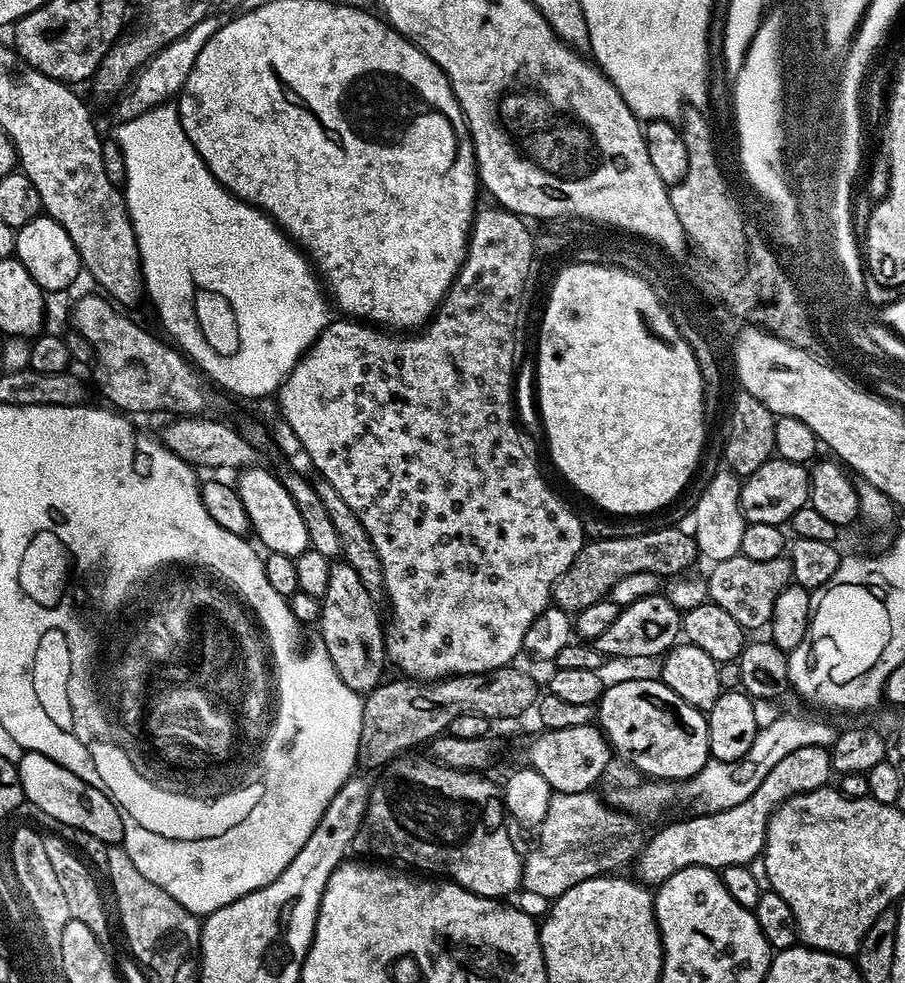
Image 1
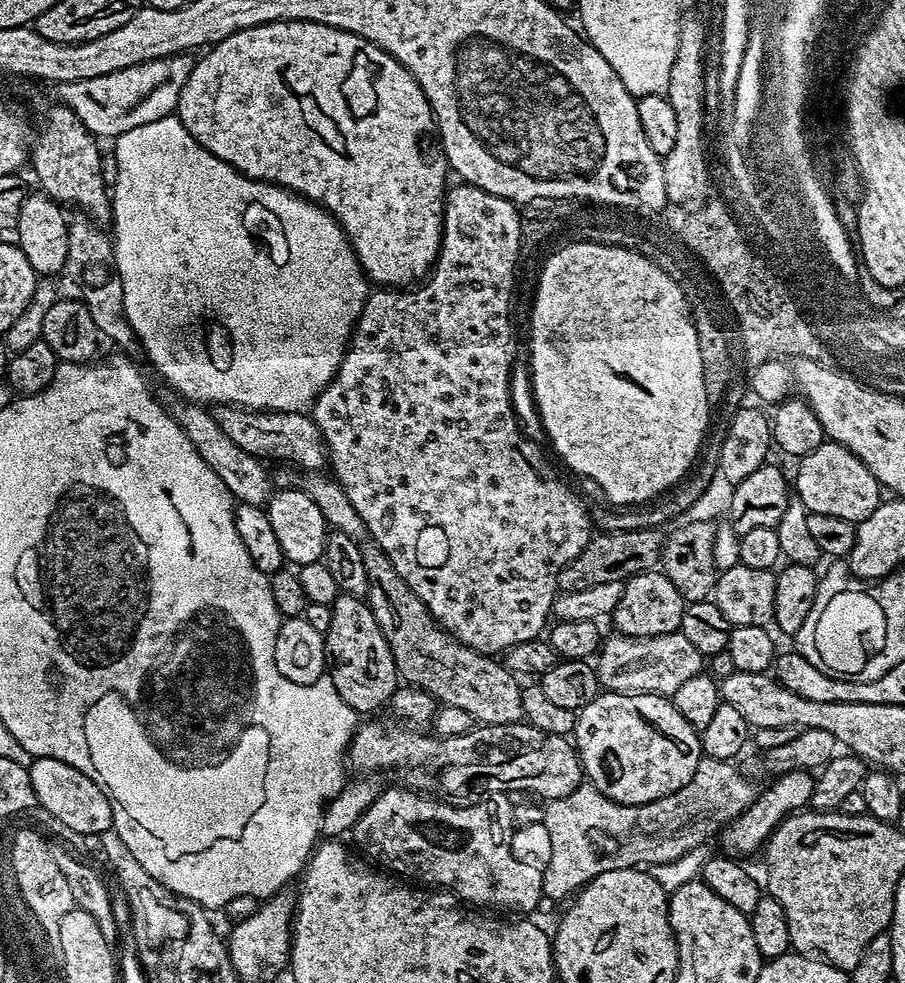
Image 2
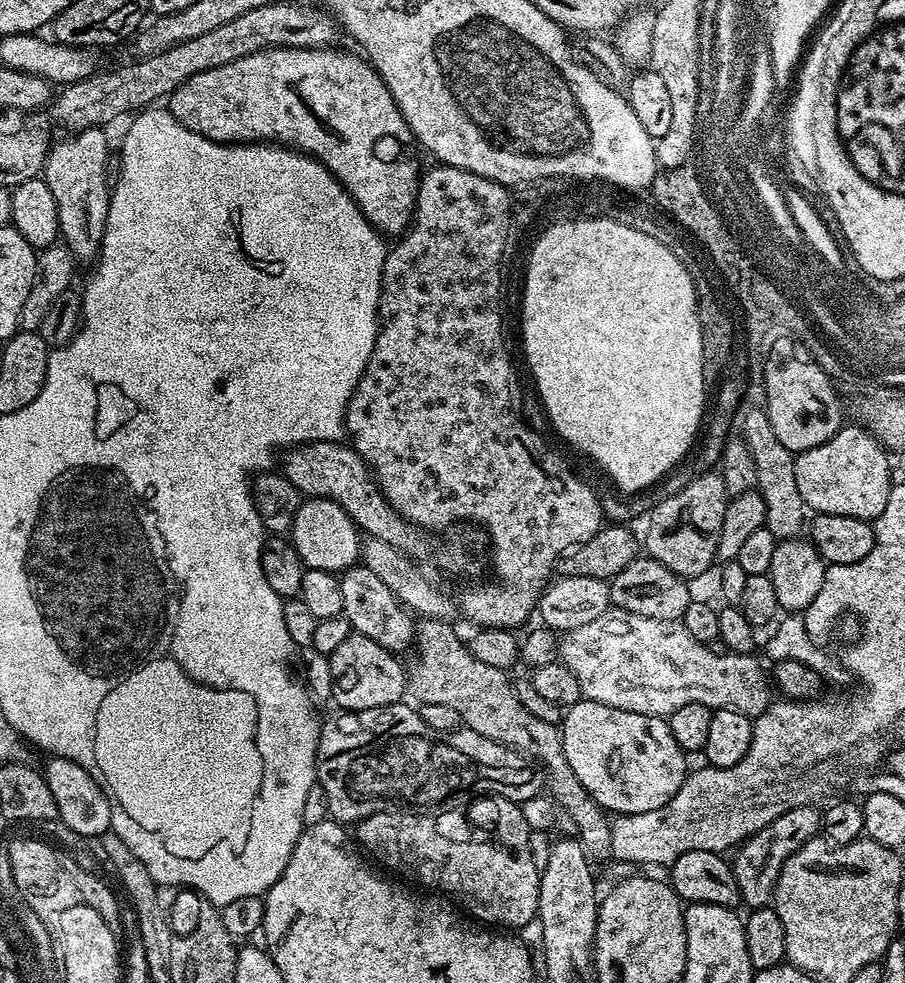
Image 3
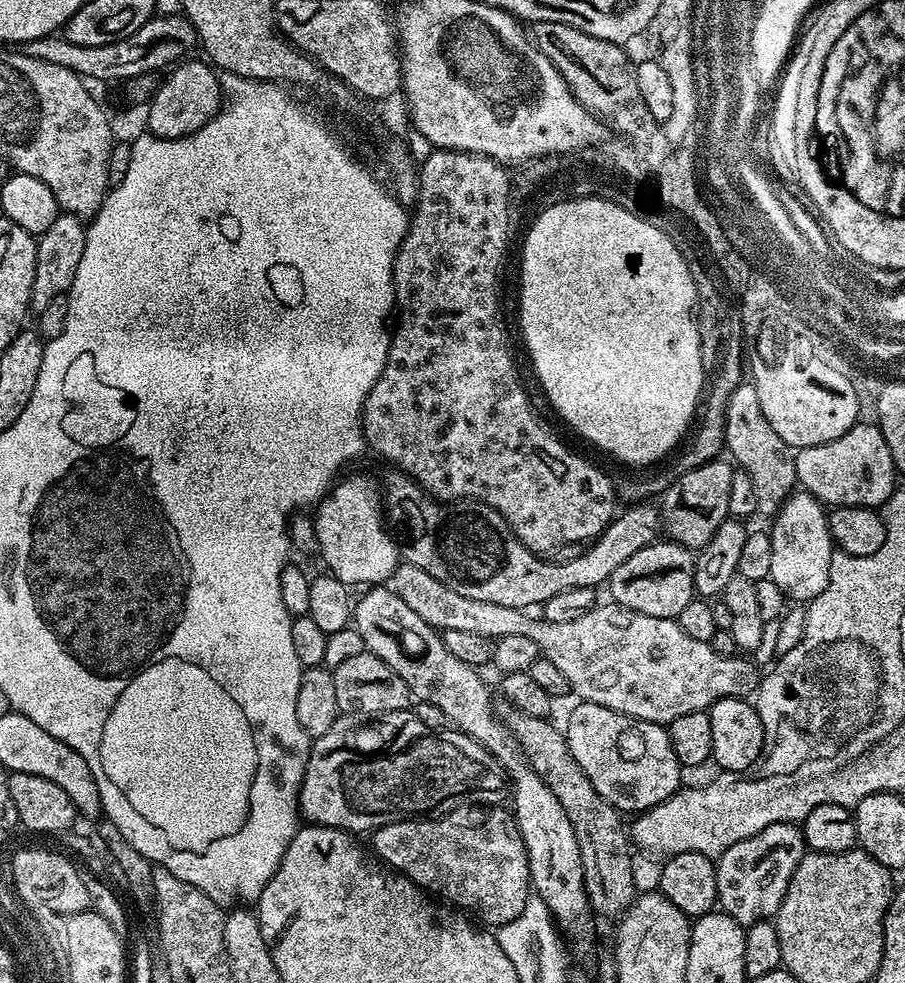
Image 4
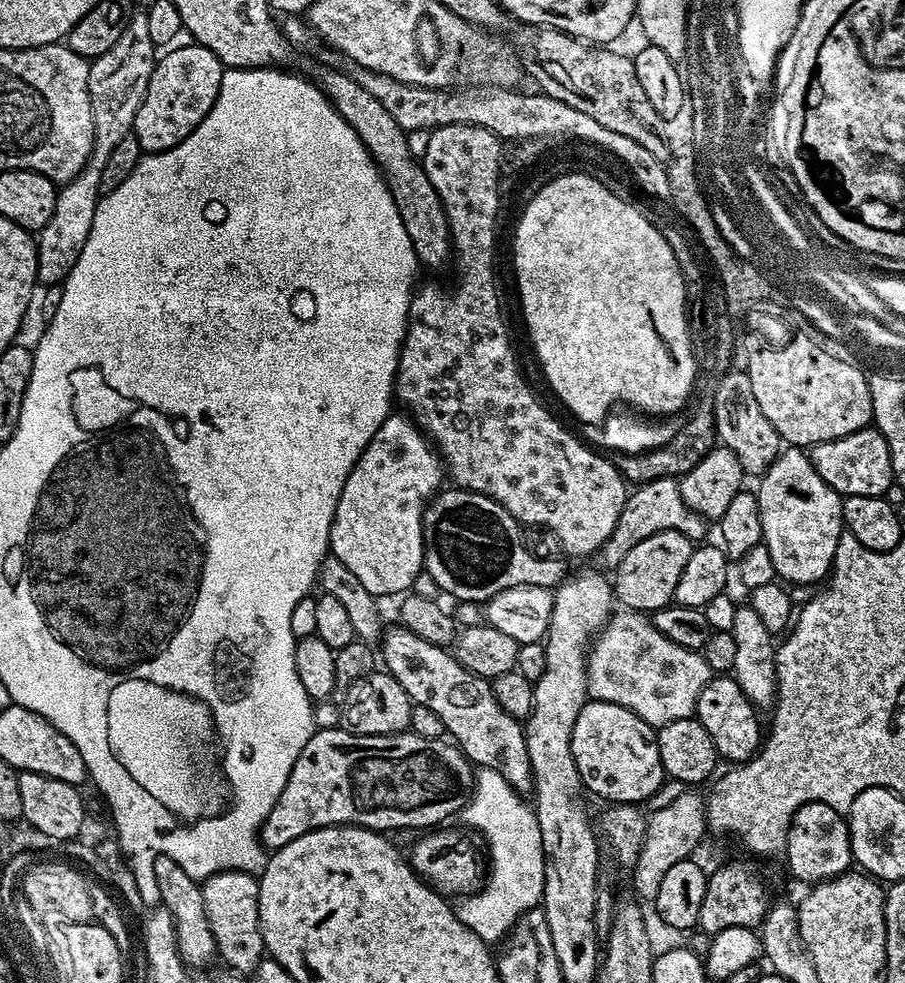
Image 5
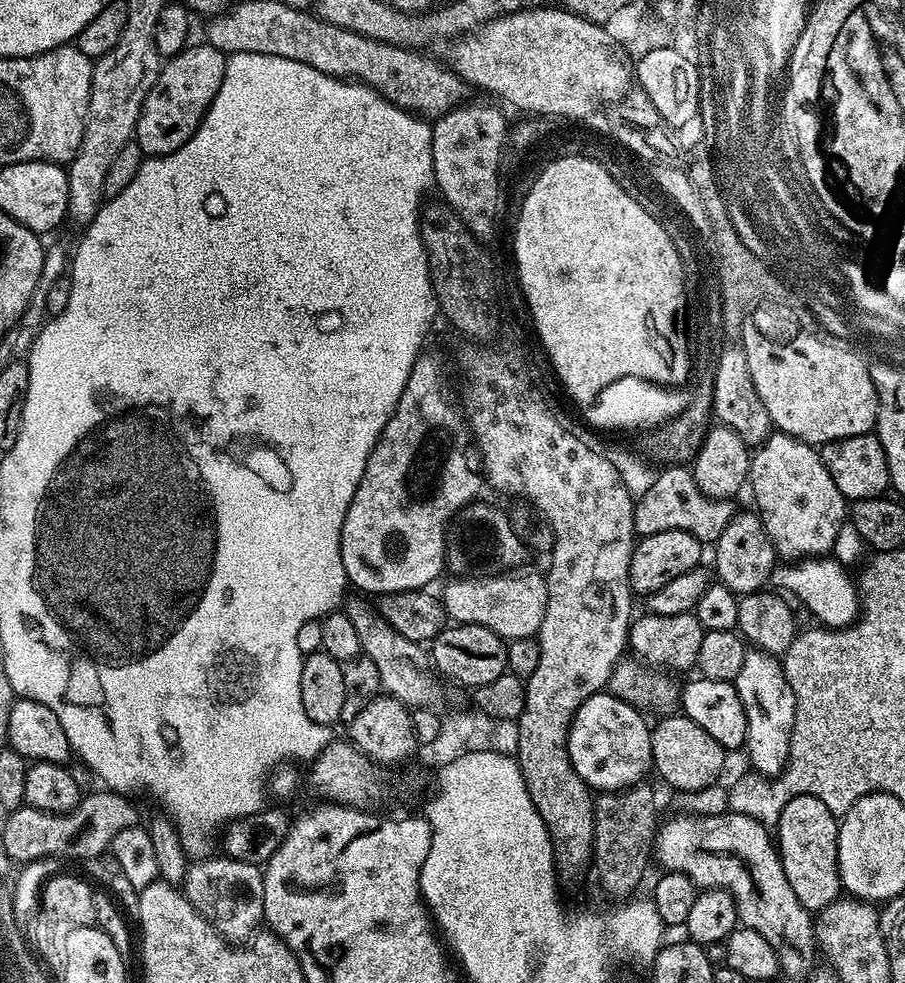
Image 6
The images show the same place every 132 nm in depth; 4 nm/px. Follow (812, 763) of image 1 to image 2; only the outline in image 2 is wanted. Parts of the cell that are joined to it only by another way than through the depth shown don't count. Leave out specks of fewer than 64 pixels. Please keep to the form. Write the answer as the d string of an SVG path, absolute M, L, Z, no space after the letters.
M794 769L792 772L777 775L772 780L773 784L763 793L757 795L752 805L742 810L740 816L734 817L729 824L724 825L718 833L718 840L724 843L723 851L736 858L745 858L751 852L756 852L767 845L772 837L772 831L776 829L788 816L807 809L812 803L814 786L816 781L811 771Z

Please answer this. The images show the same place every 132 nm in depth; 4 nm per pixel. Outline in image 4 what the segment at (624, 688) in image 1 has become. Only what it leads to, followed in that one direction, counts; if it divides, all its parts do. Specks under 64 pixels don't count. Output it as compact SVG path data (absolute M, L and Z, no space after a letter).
M580 702L577 705L577 708L569 714L568 728L566 727L570 754L574 754L574 762L582 766L586 778L594 782L594 790L602 794L606 803L613 804L616 811L621 814L627 812L639 814L658 806L678 791L682 784L680 781L682 766L674 754L674 746L668 737L667 727L615 712L606 706L587 702Z

